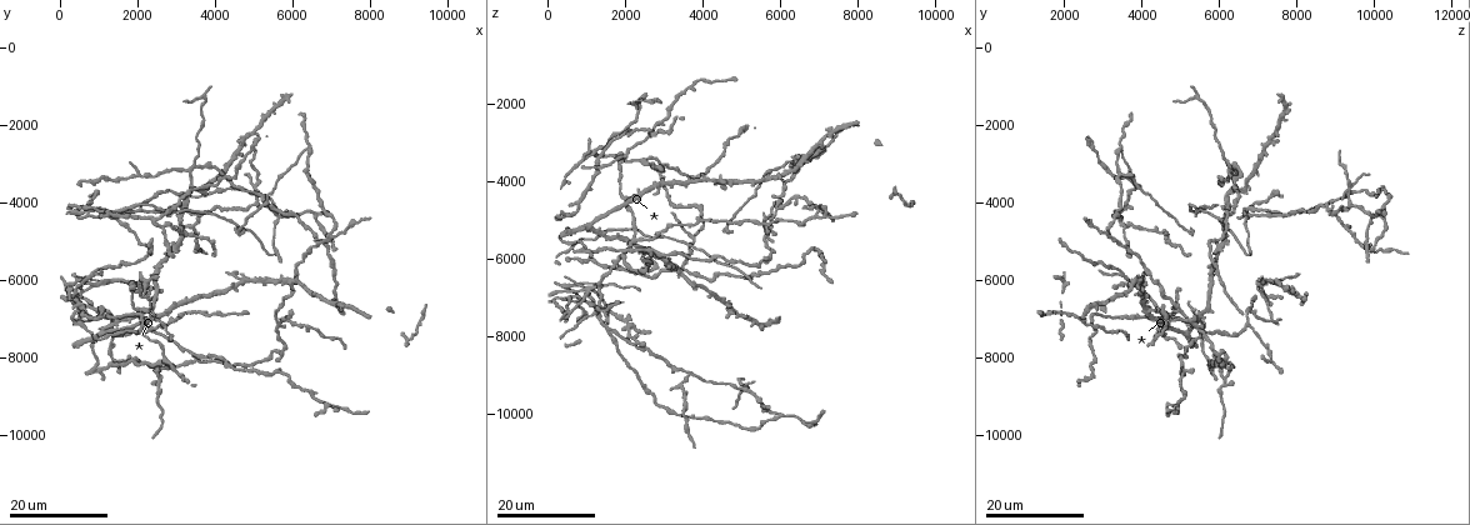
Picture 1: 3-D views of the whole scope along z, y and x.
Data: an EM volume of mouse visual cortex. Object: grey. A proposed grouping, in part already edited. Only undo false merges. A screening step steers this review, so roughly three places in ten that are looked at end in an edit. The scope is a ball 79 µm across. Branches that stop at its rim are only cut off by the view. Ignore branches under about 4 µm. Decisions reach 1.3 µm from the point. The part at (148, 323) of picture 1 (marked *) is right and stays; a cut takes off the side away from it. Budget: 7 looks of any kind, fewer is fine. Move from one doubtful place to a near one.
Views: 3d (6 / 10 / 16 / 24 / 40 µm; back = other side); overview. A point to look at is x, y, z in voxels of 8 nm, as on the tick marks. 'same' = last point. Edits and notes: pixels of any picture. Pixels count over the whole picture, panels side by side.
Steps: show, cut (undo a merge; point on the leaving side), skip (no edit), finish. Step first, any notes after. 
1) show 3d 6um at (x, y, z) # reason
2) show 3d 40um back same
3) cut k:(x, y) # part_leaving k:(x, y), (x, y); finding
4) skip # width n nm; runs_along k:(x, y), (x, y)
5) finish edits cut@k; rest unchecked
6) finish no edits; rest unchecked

show 3d 16um at (3250, 3150, 6250) # a fork

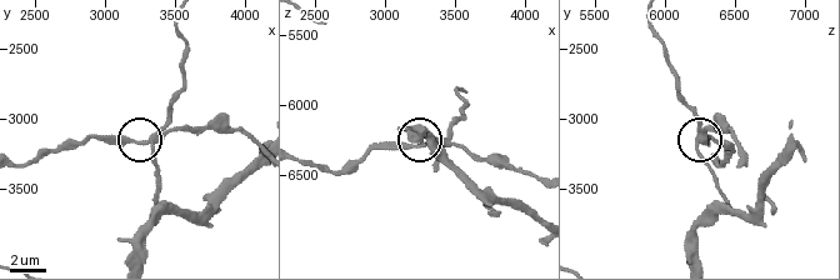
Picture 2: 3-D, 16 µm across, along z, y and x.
show 3d 10um at (3300, 3160, 6280)

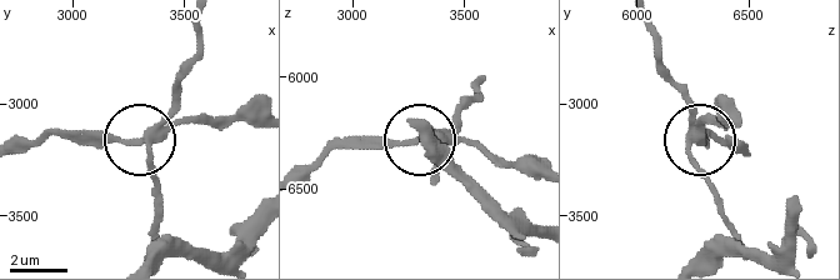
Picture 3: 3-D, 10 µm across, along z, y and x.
cut 3:(173, 91) # part_leaving 3:(153, 130), (194, 60), (196, 25); two cells meet here

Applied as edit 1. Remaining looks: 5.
show overview

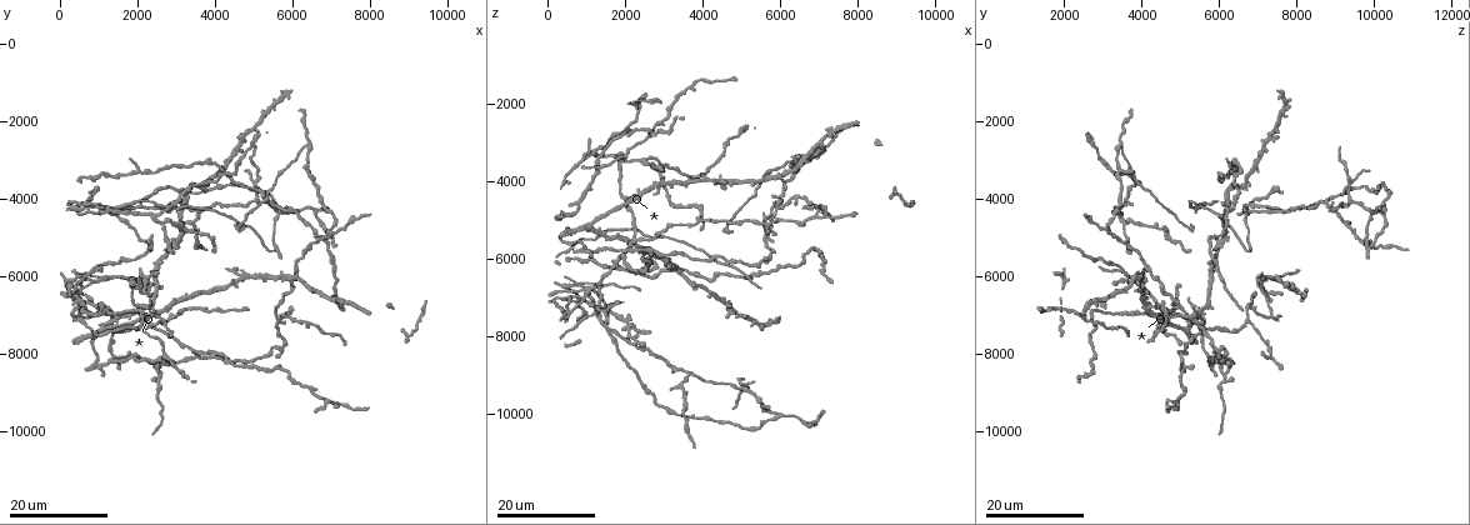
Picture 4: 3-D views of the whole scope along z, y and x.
show 3d 24um at (850, 6050, 7100) # three-way junction

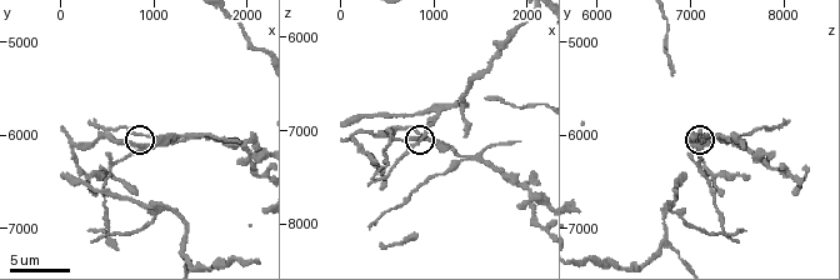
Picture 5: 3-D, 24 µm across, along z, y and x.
show 3d 10um at (900, 6100, 7050) # zoom in

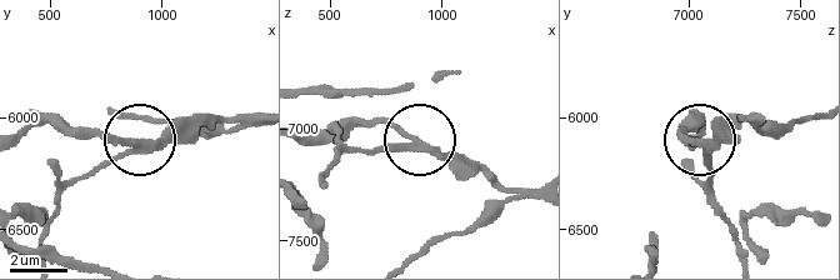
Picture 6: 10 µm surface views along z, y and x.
cut 6:(101, 164) # side_arm 14 um; part_leaving 6:(709, 148), (709, 184), (740, 255); two cells meet here

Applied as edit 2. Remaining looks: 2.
finish edits cut@3, cut@6; rest unchecked

